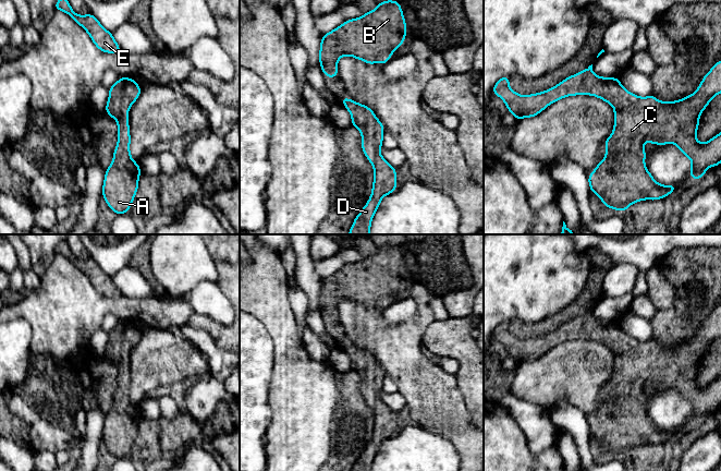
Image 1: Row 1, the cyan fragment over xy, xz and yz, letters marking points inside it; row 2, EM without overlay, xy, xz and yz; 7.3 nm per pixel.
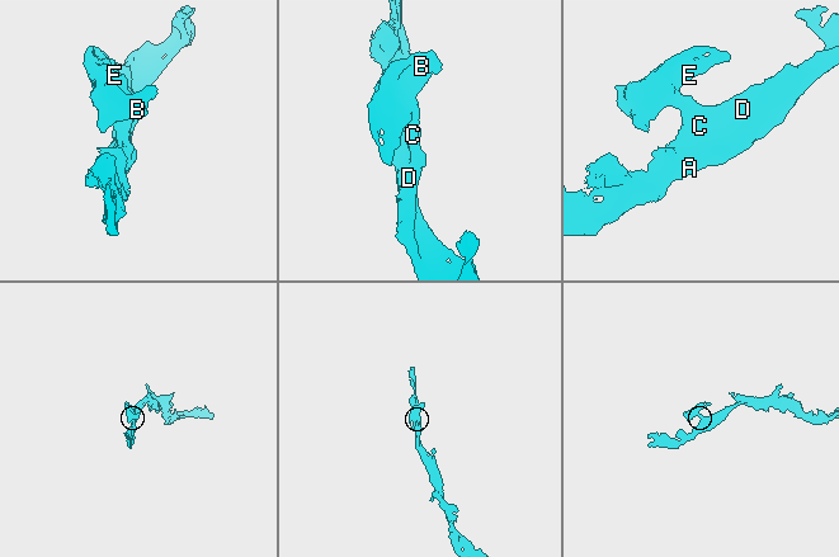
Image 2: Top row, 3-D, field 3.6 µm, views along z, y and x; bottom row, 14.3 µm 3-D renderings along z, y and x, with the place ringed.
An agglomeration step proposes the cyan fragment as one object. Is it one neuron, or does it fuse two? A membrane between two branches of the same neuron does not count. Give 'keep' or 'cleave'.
keep

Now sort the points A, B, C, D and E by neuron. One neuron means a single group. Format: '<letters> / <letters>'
A B C D E

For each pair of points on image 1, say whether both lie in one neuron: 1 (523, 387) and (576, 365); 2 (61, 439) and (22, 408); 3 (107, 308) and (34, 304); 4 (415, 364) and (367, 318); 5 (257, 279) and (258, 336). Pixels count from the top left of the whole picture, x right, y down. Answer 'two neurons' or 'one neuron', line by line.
1: one neuron
2: one neuron
3: one neuron
4: one neuron
5: two neurons

